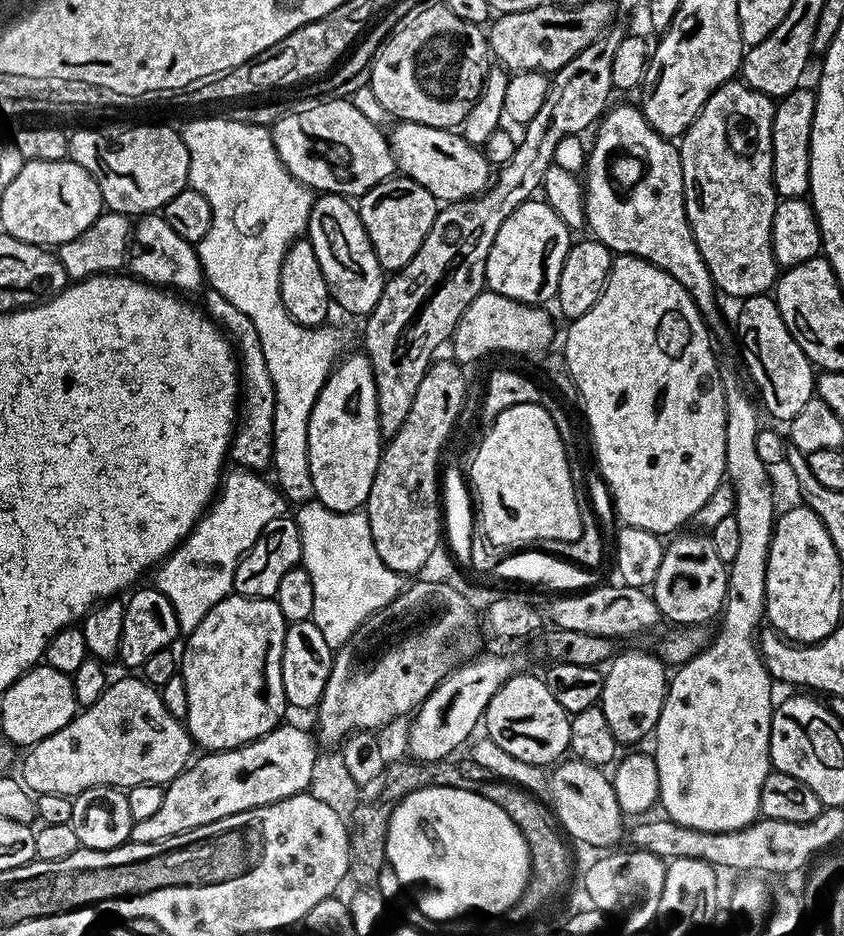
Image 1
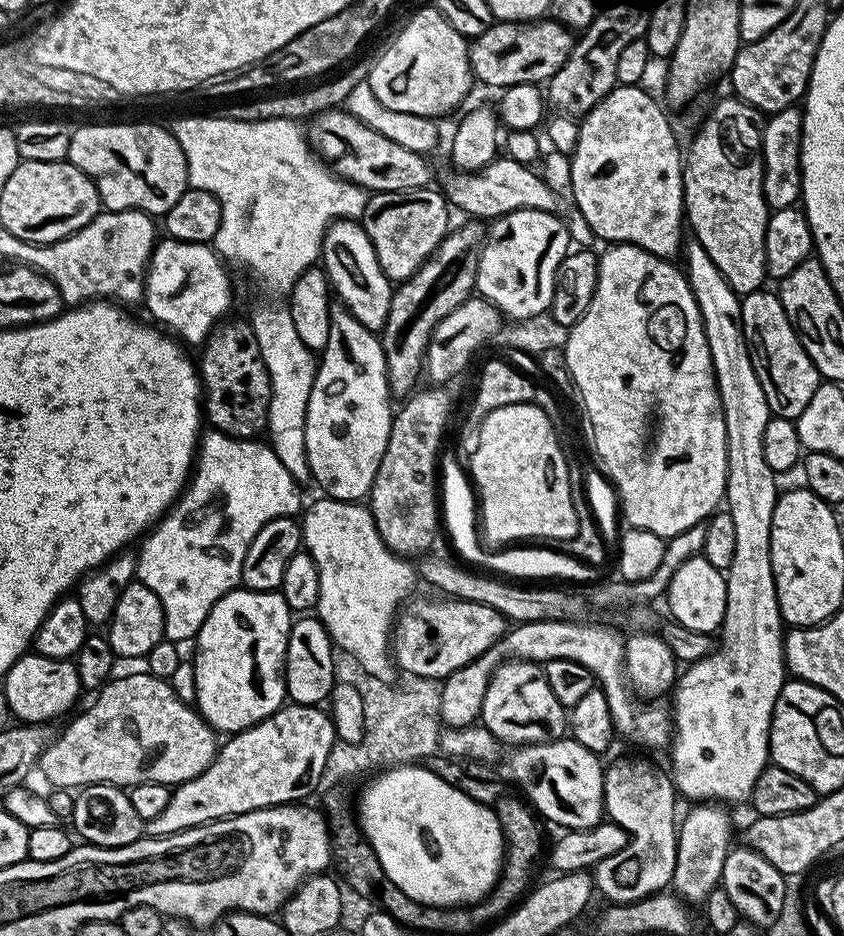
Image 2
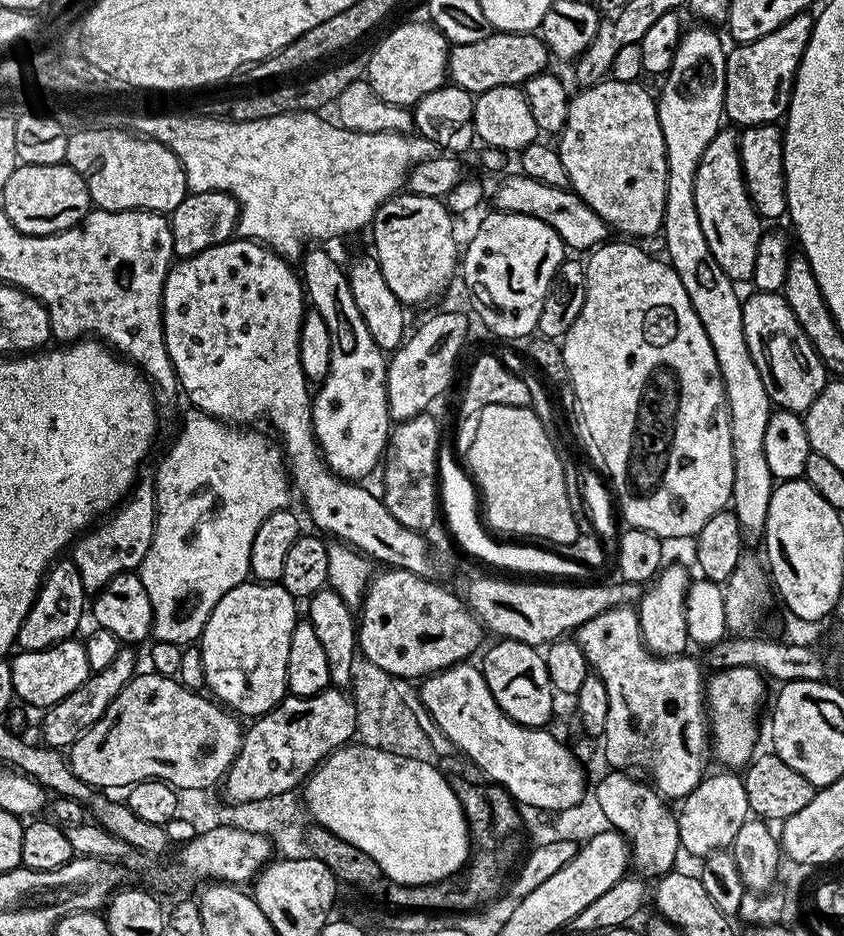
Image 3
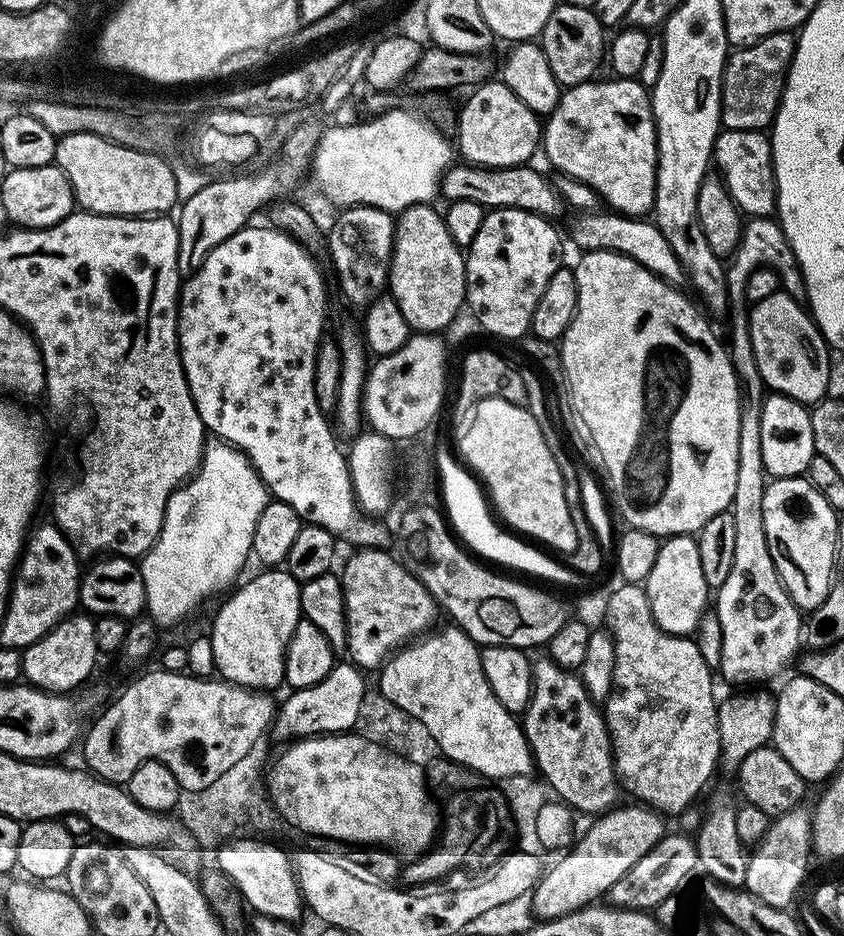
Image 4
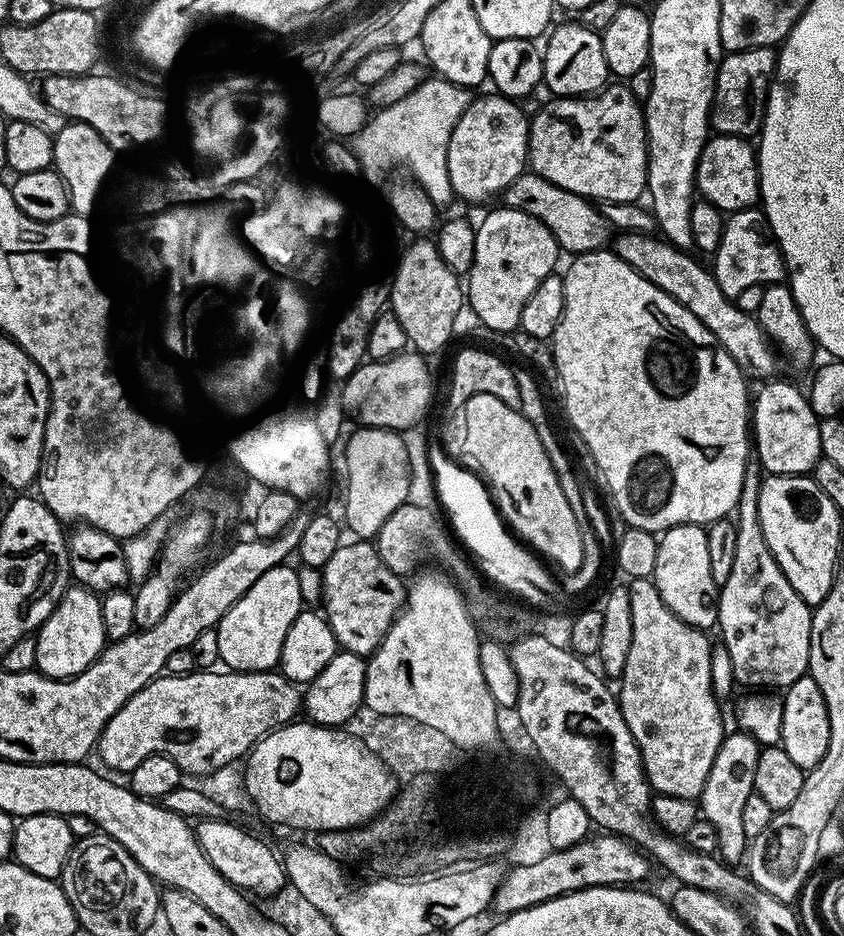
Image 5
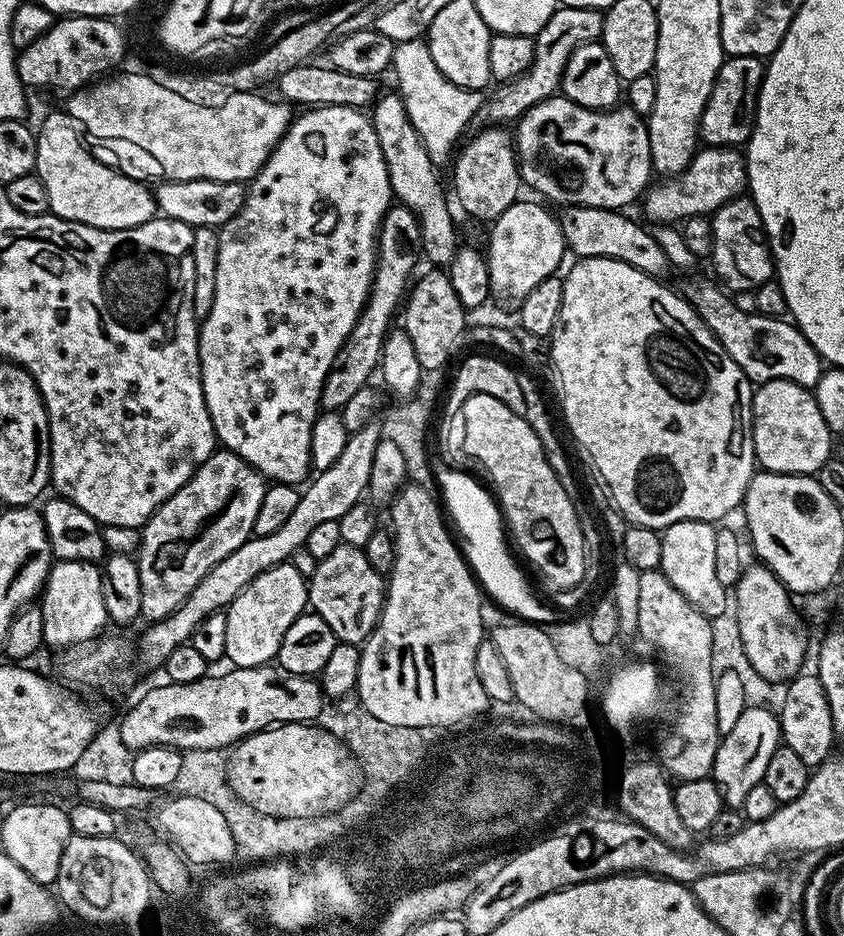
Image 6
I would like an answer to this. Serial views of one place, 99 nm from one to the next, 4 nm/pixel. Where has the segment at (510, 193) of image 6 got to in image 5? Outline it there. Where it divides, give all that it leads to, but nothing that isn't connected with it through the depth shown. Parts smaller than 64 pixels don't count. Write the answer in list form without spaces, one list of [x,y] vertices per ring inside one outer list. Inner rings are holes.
[[[491,94],[471,101],[452,131],[448,147],[450,186],[457,197],[480,204],[491,196],[507,193],[514,178],[526,170],[528,159],[529,117],[515,99]]]

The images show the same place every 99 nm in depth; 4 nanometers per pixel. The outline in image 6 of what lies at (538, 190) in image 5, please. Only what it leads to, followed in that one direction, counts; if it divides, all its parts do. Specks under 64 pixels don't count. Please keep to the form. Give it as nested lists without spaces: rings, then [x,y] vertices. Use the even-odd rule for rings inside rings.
[[[573,204],[563,209],[558,219],[569,253],[576,258],[614,258],[626,262],[647,276],[663,277],[668,268],[668,252],[636,220],[624,216],[623,211],[615,208],[595,208]]]

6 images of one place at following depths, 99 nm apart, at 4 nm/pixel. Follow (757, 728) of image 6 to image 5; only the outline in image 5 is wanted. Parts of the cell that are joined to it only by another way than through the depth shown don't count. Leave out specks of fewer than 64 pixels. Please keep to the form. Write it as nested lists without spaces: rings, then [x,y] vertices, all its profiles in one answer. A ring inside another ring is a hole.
[[[733,731],[725,735],[720,743],[714,766],[706,778],[706,786],[700,791],[698,808],[703,819],[708,820],[718,830],[718,855],[725,864],[736,866],[745,859],[750,837],[742,830],[742,809],[746,807],[746,798],[754,794],[754,770],[758,770],[758,758],[762,745],[746,732]]]

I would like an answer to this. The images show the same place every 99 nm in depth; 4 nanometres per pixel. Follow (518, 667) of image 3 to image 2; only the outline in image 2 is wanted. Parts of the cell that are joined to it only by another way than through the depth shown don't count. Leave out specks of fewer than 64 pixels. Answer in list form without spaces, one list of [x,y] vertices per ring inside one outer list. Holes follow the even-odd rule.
[[[507,660],[496,667],[496,673],[486,686],[480,720],[501,745],[549,744],[566,732],[566,710],[550,691],[543,667],[529,660]]]

